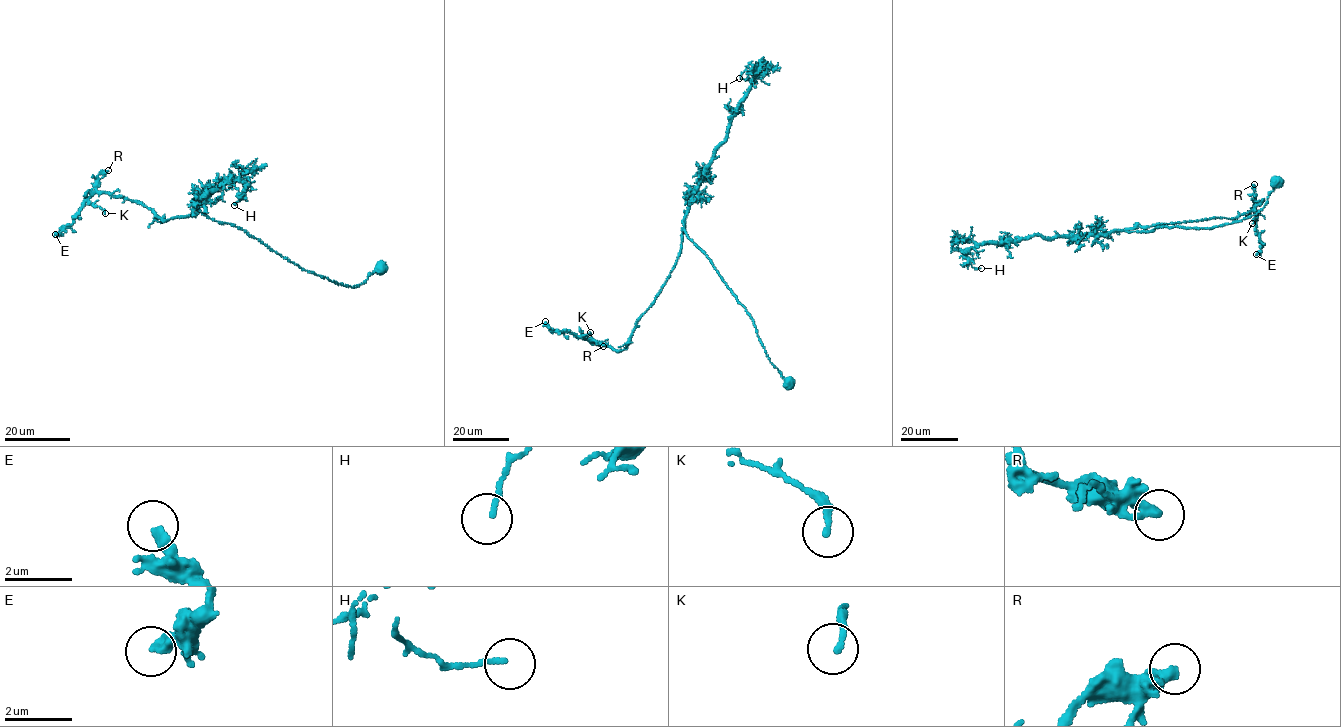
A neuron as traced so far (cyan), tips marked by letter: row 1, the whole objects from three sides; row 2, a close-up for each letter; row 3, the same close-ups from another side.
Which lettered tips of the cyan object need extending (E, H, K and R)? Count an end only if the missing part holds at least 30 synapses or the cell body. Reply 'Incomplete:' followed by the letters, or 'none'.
Incomplete: none

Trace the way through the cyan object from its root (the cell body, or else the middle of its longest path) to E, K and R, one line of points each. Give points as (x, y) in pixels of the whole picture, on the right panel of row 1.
E: (1276, 180), (1263, 207), (1243, 219), (1128, 231), (1233, 219), (1262, 200), (1256, 254)
K: (1276, 180), (1263, 207), (1243, 219), (1212, 228), (1128, 231), (1233, 219), (1262, 201), (1252, 223)
R: (1276, 180), (1263, 207), (1243, 219), (1212, 228), (1128, 231), (1233, 219), (1263, 201), (1254, 204), (1254, 184)

